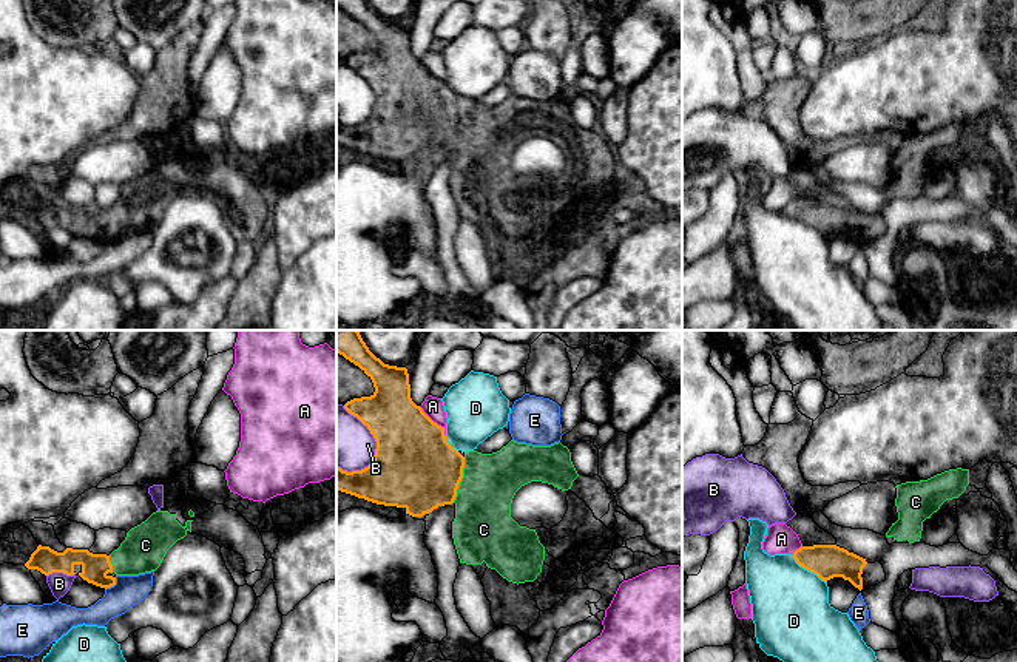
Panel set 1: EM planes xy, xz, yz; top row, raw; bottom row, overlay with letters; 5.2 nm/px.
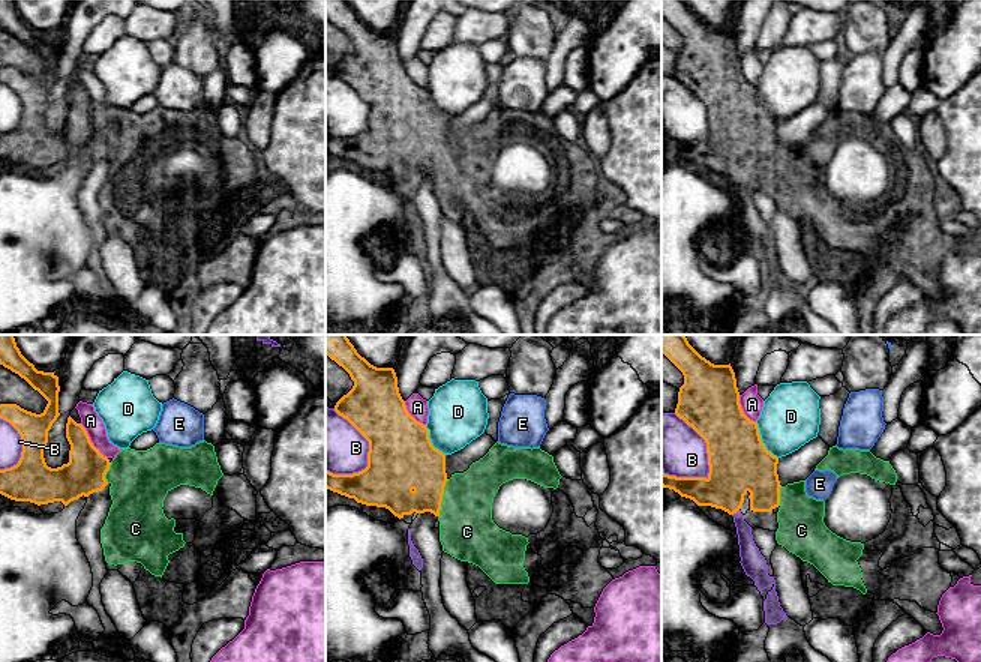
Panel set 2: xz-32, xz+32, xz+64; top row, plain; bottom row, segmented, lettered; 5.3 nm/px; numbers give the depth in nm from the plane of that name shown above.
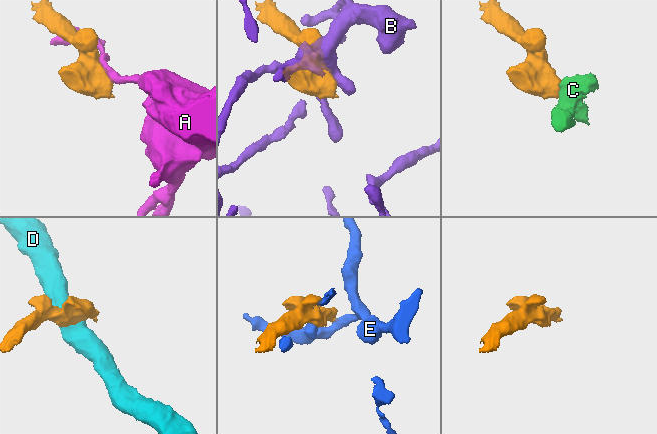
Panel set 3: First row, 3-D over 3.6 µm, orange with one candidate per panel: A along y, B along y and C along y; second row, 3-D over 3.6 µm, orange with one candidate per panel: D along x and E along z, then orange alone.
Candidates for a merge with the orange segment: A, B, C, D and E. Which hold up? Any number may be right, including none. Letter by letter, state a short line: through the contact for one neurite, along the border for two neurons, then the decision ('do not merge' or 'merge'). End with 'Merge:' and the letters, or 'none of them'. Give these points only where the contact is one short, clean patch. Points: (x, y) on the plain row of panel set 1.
A: line xz (418, 60), (443, 84), (445, 90); do not merge
B: do not merge
C: line xz (415, 122), (460, 135), (482, 156), (483, 176); merge
D: line yz (792, 209), (800, 219), (826, 236); do not merge
E: do not merge
Merge: C

